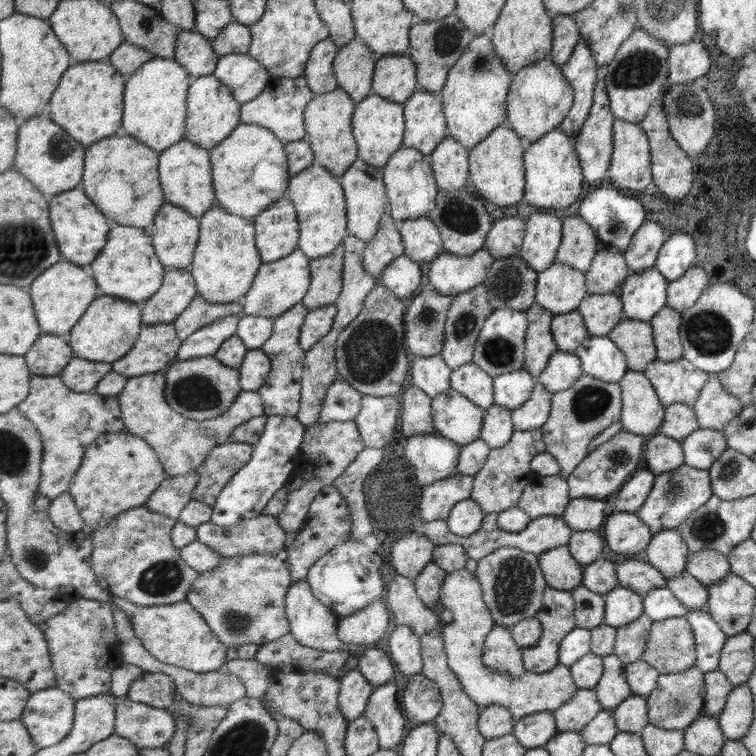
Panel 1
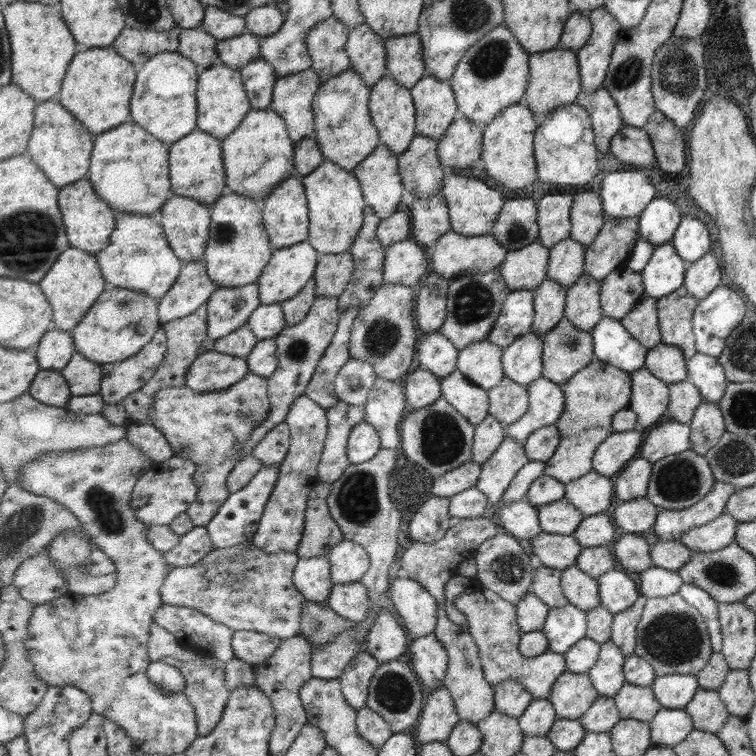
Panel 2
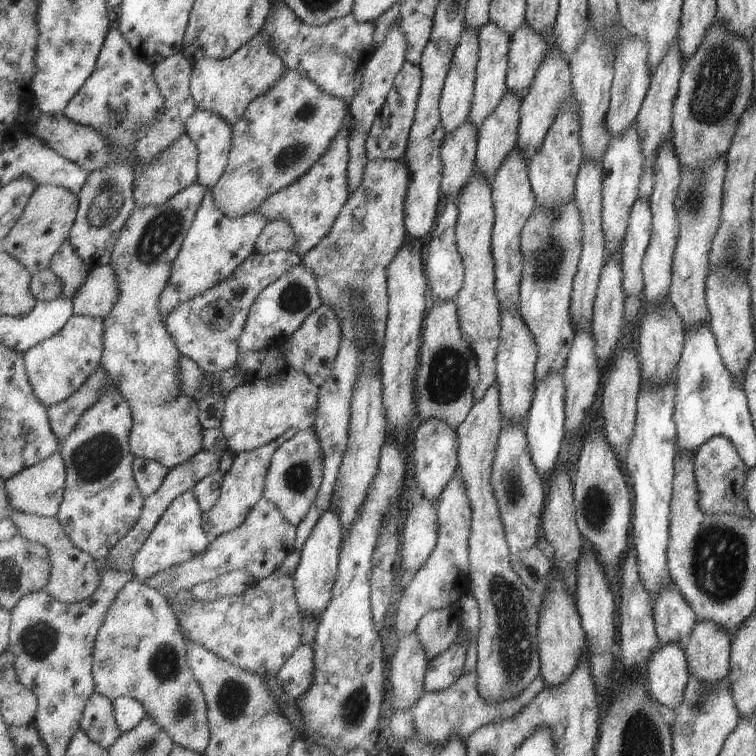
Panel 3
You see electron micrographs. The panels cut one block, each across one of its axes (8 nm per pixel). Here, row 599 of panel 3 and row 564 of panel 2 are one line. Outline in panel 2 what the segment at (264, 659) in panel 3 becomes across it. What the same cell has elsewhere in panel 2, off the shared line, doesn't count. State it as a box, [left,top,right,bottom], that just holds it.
[162,544,306,639]

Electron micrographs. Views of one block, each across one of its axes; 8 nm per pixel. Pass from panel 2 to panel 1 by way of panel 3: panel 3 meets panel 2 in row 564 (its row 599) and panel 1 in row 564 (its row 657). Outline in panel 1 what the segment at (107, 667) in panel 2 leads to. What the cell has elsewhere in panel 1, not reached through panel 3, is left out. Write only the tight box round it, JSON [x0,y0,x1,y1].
[92,507,199,606]

